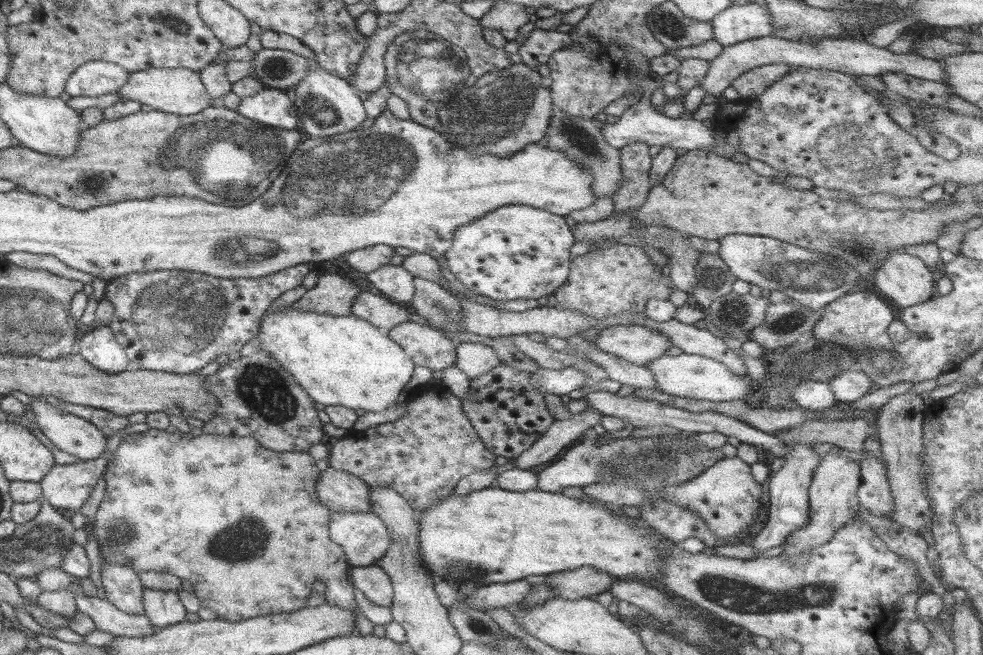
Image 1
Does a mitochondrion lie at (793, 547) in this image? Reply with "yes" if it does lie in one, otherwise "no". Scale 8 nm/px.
no

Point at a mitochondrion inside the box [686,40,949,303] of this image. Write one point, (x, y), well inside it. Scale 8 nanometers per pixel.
(849, 150)

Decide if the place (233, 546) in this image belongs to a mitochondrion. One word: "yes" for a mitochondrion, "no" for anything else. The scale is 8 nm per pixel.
yes

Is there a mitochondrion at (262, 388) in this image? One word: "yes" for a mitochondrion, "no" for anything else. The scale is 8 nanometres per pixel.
yes

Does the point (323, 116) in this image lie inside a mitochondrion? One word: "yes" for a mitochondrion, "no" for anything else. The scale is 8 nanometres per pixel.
yes

